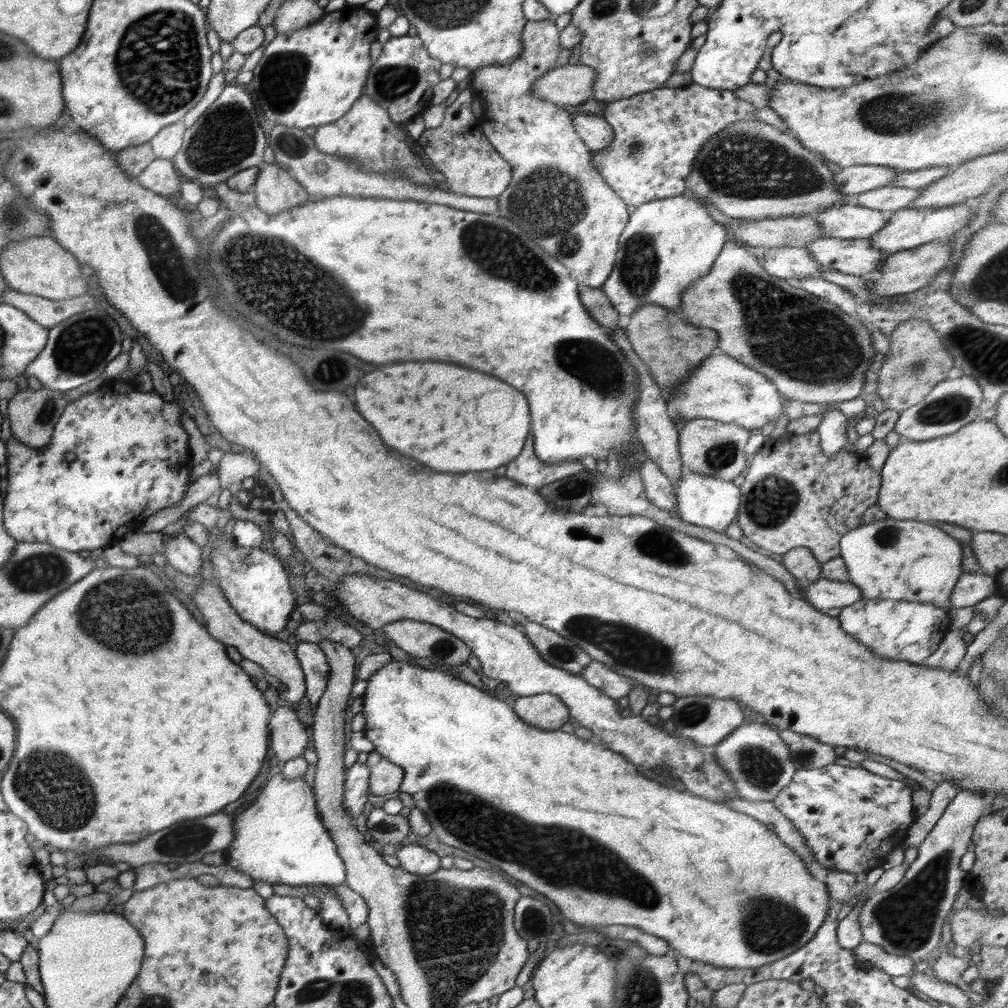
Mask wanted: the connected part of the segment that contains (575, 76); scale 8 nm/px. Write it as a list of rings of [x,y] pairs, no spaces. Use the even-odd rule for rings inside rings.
[[[568,64],[561,68],[554,67],[532,84],[532,96],[544,98],[556,105],[581,105],[593,98],[595,71],[582,64]]]

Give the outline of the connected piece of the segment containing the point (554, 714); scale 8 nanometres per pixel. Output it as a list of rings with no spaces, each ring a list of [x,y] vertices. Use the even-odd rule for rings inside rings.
[[[549,693],[520,697],[511,705],[524,722],[544,730],[556,730],[571,721],[567,706]]]

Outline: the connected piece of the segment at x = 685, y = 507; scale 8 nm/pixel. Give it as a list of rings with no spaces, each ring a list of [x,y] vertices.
[[[685,470],[685,475],[676,484],[676,509],[678,509],[678,515],[680,515],[681,520],[693,525],[724,533],[738,516],[741,491],[733,482],[725,482],[718,478],[695,473]]]

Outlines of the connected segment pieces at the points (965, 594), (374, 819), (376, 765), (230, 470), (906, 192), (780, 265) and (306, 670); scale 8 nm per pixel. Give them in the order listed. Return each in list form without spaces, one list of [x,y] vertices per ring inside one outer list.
[[[984,572],[963,573],[950,594],[952,608],[974,606],[984,598],[998,593],[996,576]]]
[[[373,808],[366,819],[367,830],[371,838],[380,846],[393,844],[400,848],[400,842],[406,840],[410,831],[410,822],[402,814],[388,814],[380,808]]]
[[[374,751],[369,753],[366,764],[370,766],[369,791],[376,796],[397,798],[404,770]]]
[[[246,451],[240,454],[224,453],[212,471],[218,476],[221,491],[224,491],[236,482],[249,483],[256,479],[260,467],[260,462],[253,456],[253,453]]]
[[[888,185],[860,193],[856,200],[864,208],[878,210],[891,216],[896,211],[906,208],[906,205],[914,199],[918,199],[920,191],[922,191],[920,188],[907,189]]]
[[[790,244],[767,249],[755,247],[751,253],[764,262],[762,263],[764,270],[776,278],[787,280],[792,277],[795,279],[820,277],[823,270],[804,246]]]
[[[314,639],[310,642],[300,641],[294,651],[305,676],[304,699],[308,698],[308,702],[310,702],[308,712],[314,714],[314,710],[317,709],[317,704],[326,690],[326,685],[328,685],[328,675],[330,675],[328,660],[319,643]]]

